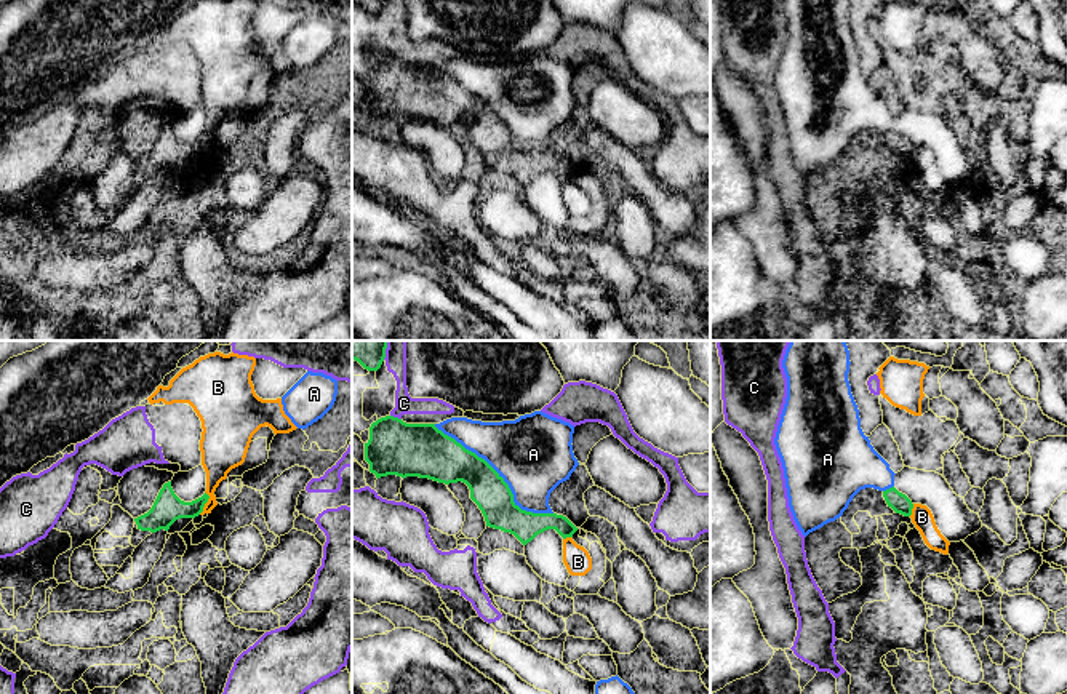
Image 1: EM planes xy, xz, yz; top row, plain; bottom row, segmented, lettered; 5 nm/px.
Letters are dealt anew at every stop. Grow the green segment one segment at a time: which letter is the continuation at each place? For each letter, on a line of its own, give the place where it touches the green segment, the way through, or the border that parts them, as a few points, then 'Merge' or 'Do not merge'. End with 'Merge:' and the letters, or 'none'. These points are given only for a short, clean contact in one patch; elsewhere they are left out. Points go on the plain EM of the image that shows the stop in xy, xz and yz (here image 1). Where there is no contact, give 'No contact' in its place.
A: Touches green at xz (498, 117). Do not merge
B: Touches green at xy (207, 143). Boundary: xy (205, 133), (208, 141), (199, 155). Do not merge
C: Touches green at xz (395, 59). Do not merge
Merge: none

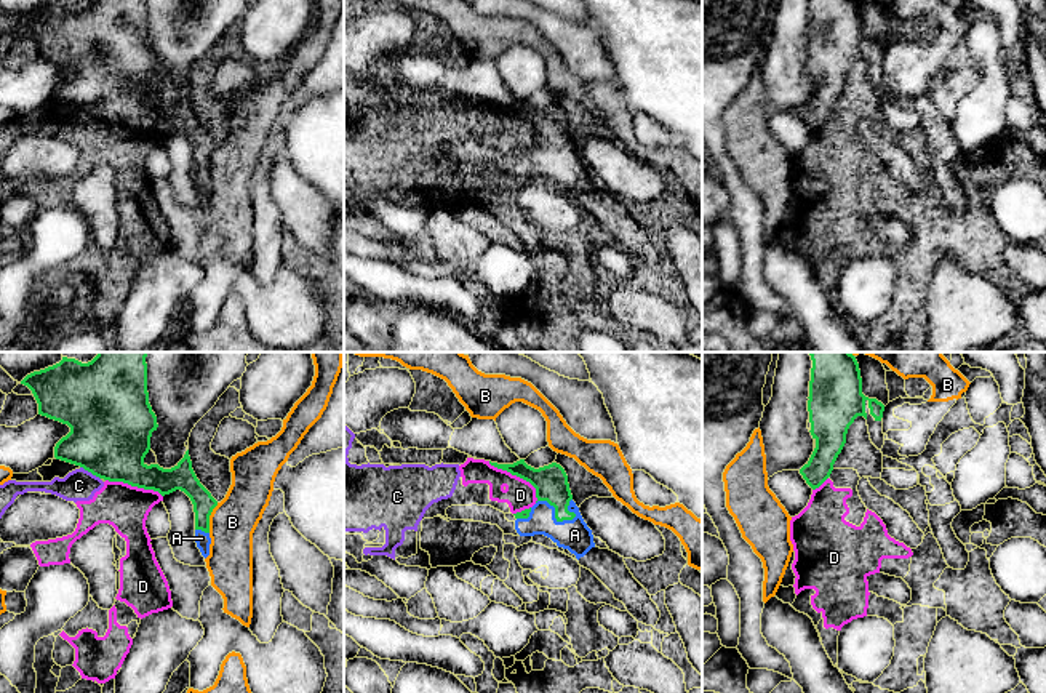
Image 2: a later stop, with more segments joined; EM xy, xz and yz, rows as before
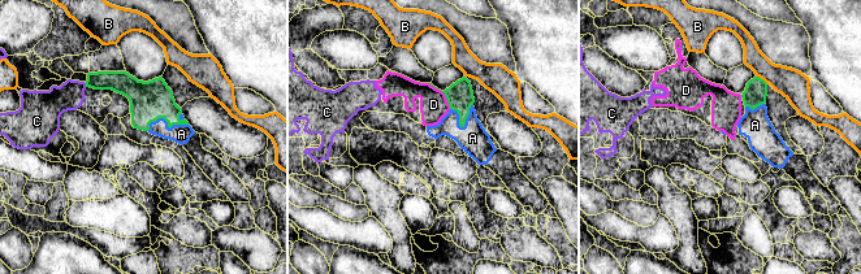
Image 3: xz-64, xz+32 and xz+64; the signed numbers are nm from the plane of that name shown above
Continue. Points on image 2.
A: Touches green at xz (555, 156). Merge
B: Touches green at xy (208, 159). Do not merge
C: Touches green at xy (90, 112). Boundary: xy (80, 108), (99, 120). Do not merge
D: Touches green at xz (517, 117). Boundary: xz (488, 103), (525, 120), (534, 130), (538, 141). Do not merge
Merge: A

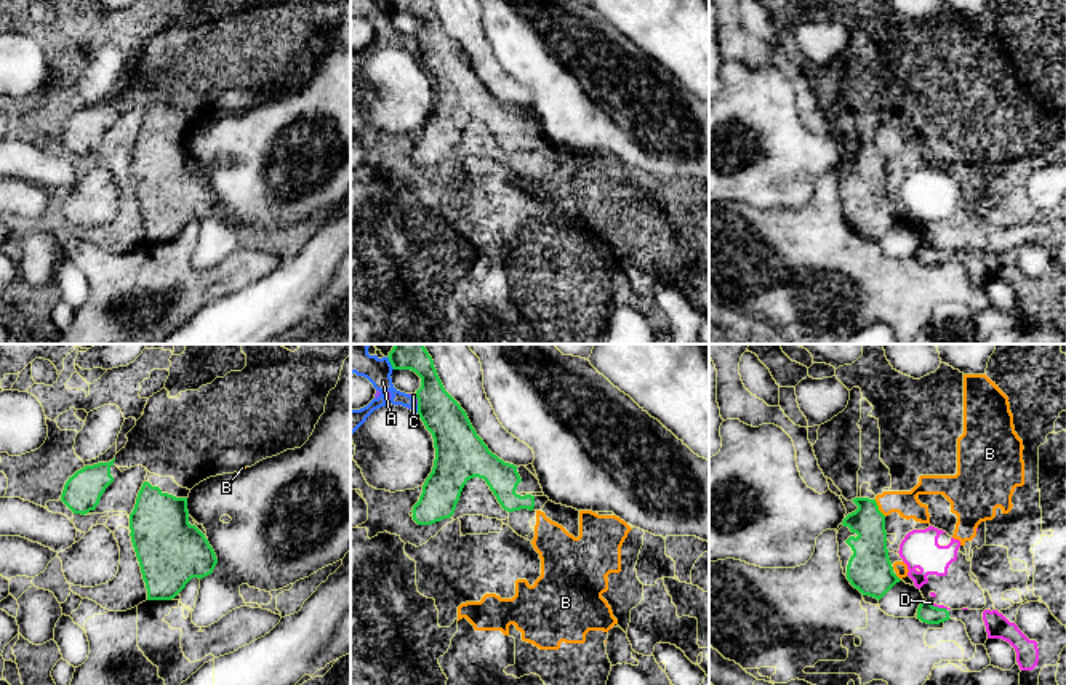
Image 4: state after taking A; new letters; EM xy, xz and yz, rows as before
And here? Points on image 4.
A: Touches green at xz (418, 50). Do not merge
B: Touches green at yz (877, 149). Do not merge
C: Touches green at xz (416, 39). Boundary: xz (413, 36), (418, 45). Do not merge
D: Touches green at yz (937, 248). Boundary: yz (929, 244), (946, 252). Do not merge
Merge: none

